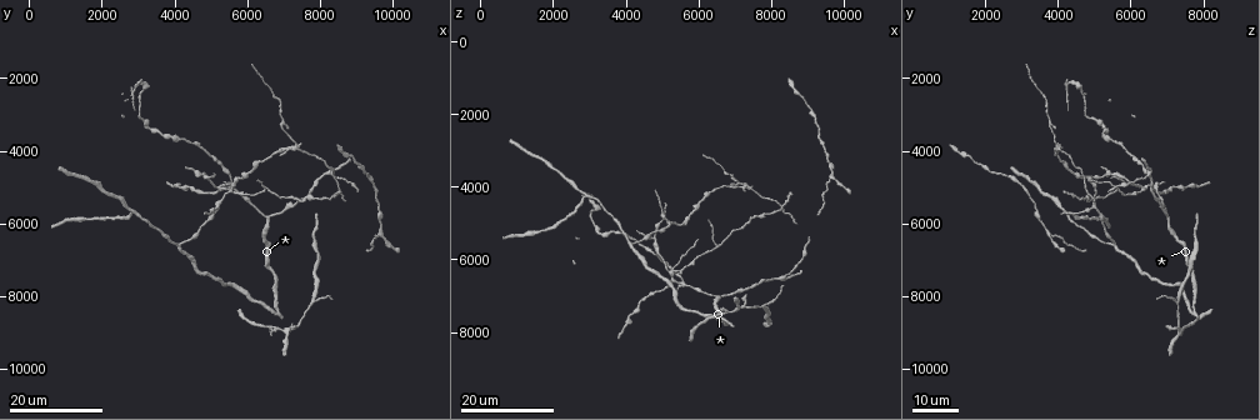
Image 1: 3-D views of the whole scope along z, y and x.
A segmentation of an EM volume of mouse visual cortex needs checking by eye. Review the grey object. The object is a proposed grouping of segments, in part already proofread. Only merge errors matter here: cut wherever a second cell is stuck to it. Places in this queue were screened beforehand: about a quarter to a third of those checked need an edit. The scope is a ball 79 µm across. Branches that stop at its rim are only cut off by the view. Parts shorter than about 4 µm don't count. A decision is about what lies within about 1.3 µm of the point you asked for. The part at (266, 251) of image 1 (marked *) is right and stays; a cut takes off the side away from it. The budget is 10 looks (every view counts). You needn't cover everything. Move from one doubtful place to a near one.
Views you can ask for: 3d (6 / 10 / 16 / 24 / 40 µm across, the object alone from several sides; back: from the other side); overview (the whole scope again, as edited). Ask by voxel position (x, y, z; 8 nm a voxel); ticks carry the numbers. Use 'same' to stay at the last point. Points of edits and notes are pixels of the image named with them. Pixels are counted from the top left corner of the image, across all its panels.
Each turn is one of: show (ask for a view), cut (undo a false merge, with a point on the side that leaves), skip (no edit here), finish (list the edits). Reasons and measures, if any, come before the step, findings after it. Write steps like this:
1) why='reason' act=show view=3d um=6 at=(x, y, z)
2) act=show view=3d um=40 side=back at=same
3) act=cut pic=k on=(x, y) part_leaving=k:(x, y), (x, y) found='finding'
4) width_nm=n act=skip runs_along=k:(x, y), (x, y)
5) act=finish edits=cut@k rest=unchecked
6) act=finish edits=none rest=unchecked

why='small branch off a trunk' act=show view=3d um=24 at=(5200, 5100, 6400)

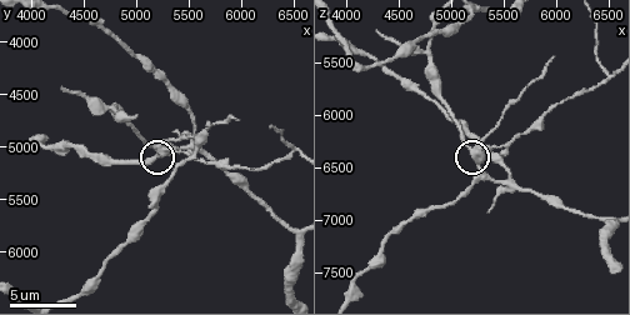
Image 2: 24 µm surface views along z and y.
why='closer look' act=show view=3d um=6 at=(5280, 5020, 6320)

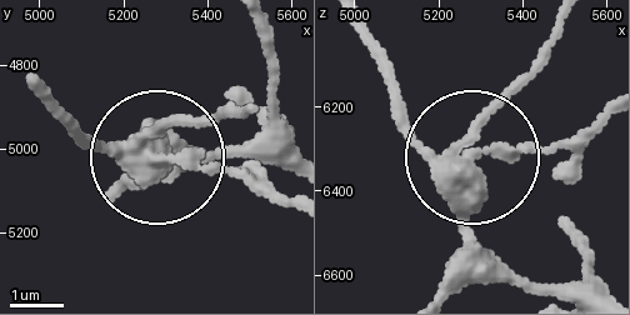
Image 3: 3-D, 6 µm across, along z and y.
act=show view=3d um=6 side=back at=(5265, 5035, 6325)

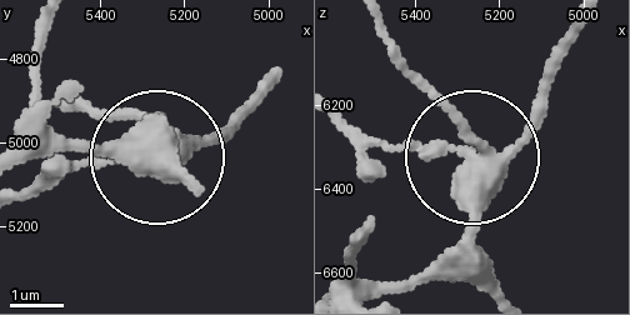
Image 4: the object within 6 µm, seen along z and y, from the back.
act=cut pic=4 on=(118, 115) part_leaving=4:(471, 154), (381, 145), (341, 123) found='a second cell is stuck on'

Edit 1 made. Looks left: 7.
act=show view=overview

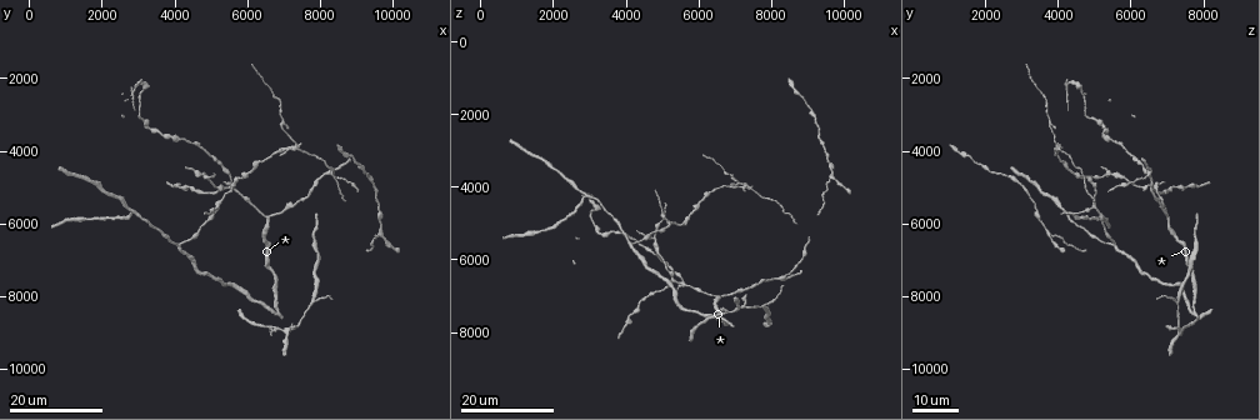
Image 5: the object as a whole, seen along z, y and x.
why='three arms meet' act=show view=3d um=24 at=(4800, 4600, 5300)

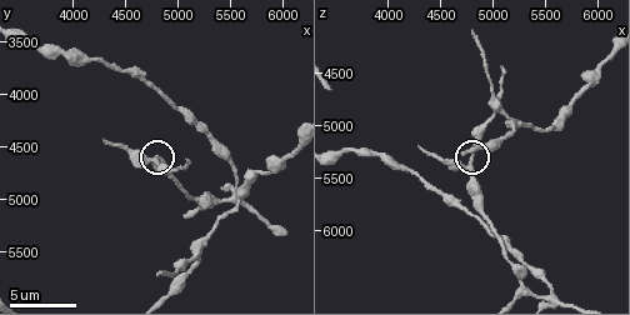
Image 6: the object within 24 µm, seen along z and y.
act=show view=3d um=6 at=(4760, 4600, 5380)

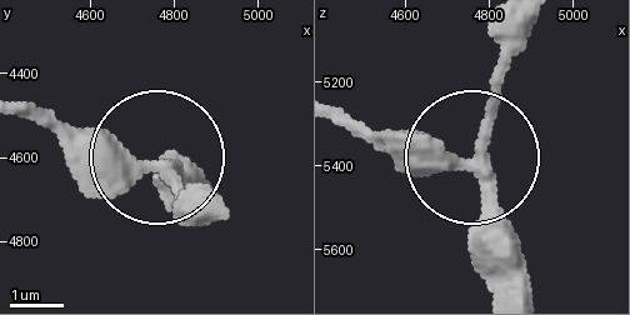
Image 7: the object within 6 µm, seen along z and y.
arms=3 act=skip runs_along=7:(515, 286), (488, 165), (411, 165), (335, 125) found='one cell here'

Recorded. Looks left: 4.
why='three-way junction' act=show view=3d um=6 at=(5160, 5520, 4960)

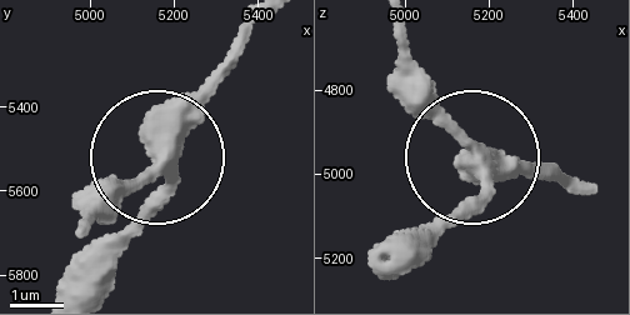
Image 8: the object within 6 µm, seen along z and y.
act=skip runs_along=8:(68, 285), (166, 164), (144, 164), (81, 213) found='one cell here'

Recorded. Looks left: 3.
why='three-way junction' act=show view=3d um=24 at=(7300, 3800, 4000)

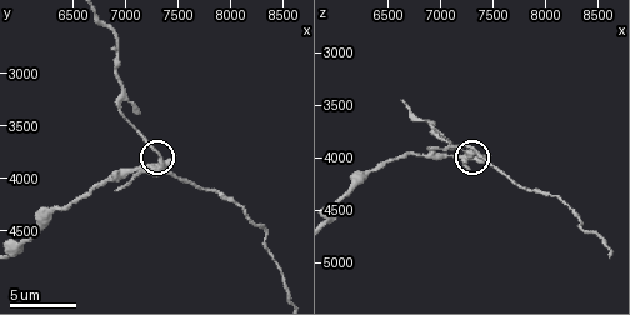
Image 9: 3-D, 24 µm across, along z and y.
why='closer look' act=show view=3d um=6 at=same

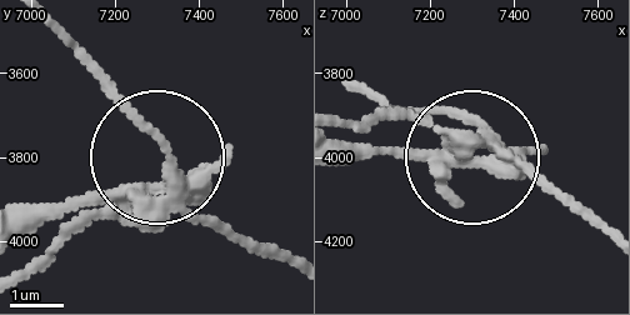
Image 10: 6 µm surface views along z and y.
act=cut pic=10 on=(109, 211) part_leaving=10:(173, 183), (145, 120), (65, 26) found='a second cell is stuck on'

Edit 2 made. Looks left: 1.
act=finish edits=cut@4,cut@10 rest=unchecked

